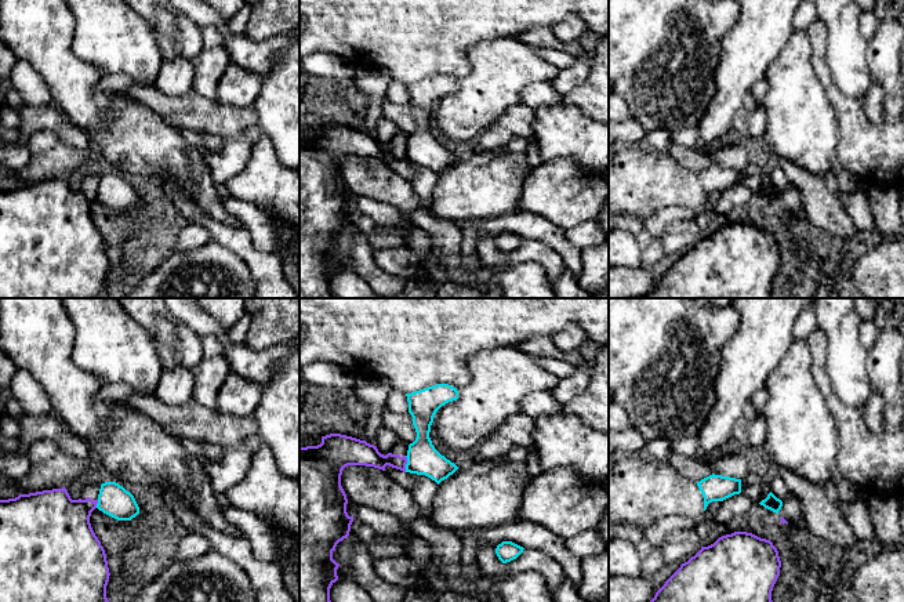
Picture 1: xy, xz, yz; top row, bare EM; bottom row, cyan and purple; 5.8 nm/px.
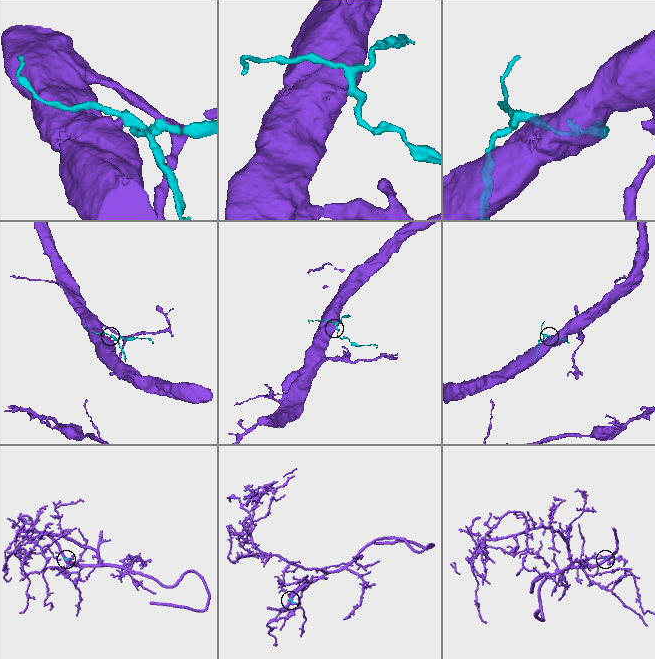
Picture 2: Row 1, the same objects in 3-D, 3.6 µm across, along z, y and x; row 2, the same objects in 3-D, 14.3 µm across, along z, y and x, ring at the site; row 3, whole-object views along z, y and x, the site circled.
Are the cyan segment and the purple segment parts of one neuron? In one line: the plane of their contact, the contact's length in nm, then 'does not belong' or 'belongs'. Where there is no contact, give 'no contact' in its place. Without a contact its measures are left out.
xz | 100 nm | does not belong

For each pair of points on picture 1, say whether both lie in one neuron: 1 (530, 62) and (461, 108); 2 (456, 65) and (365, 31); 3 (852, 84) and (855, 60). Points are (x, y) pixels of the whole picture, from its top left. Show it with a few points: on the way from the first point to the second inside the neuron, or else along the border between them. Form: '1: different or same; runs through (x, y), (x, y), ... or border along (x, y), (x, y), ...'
1: same; runs through (514, 65), (478, 100)
2: same; runs through (434, 43), (421, 31), (387, 31)
3: same; runs through (852, 79), (852, 65)

